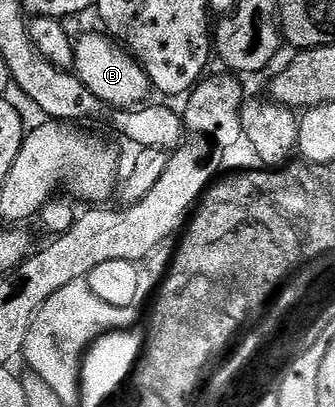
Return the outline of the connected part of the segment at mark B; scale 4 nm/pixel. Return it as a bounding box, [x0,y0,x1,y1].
[73,32,153,108]

